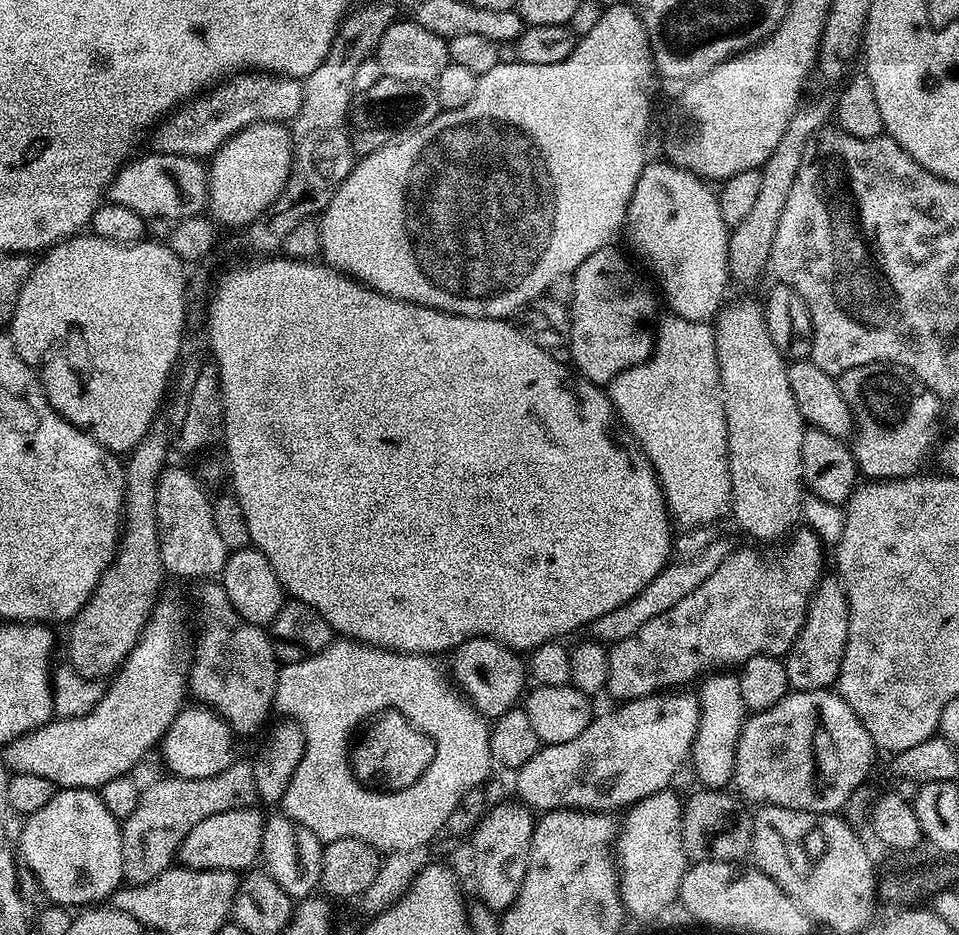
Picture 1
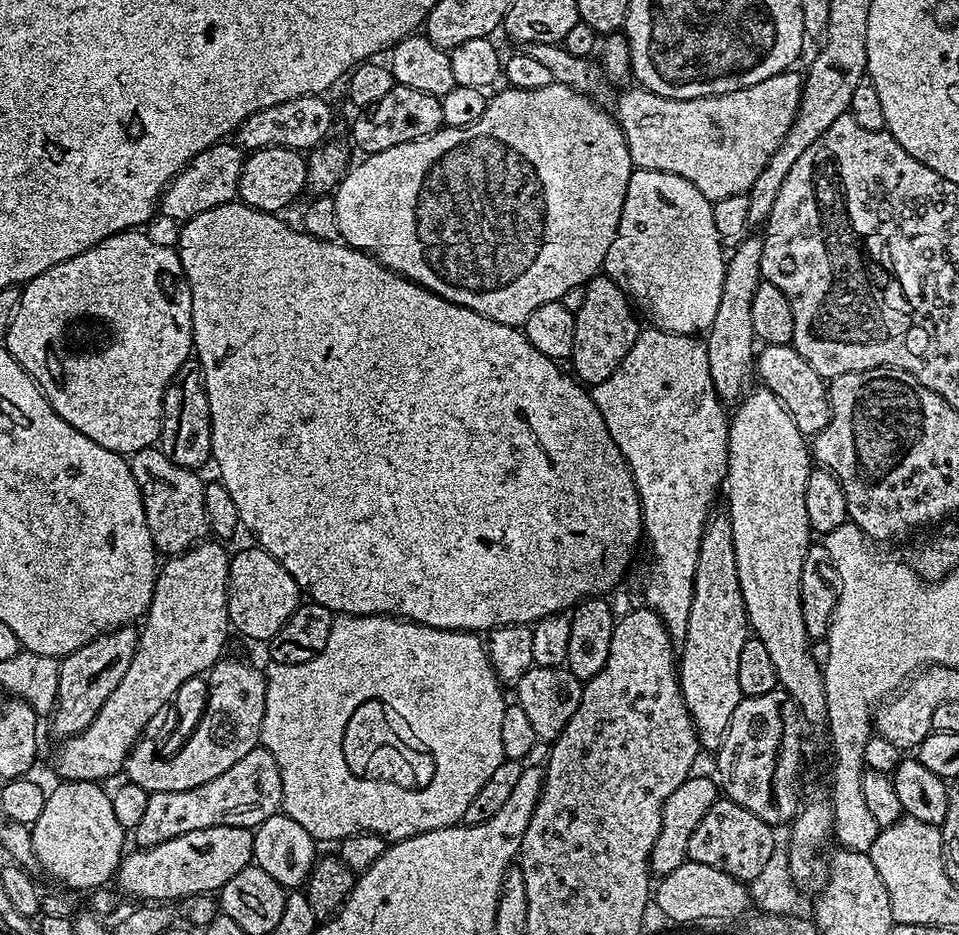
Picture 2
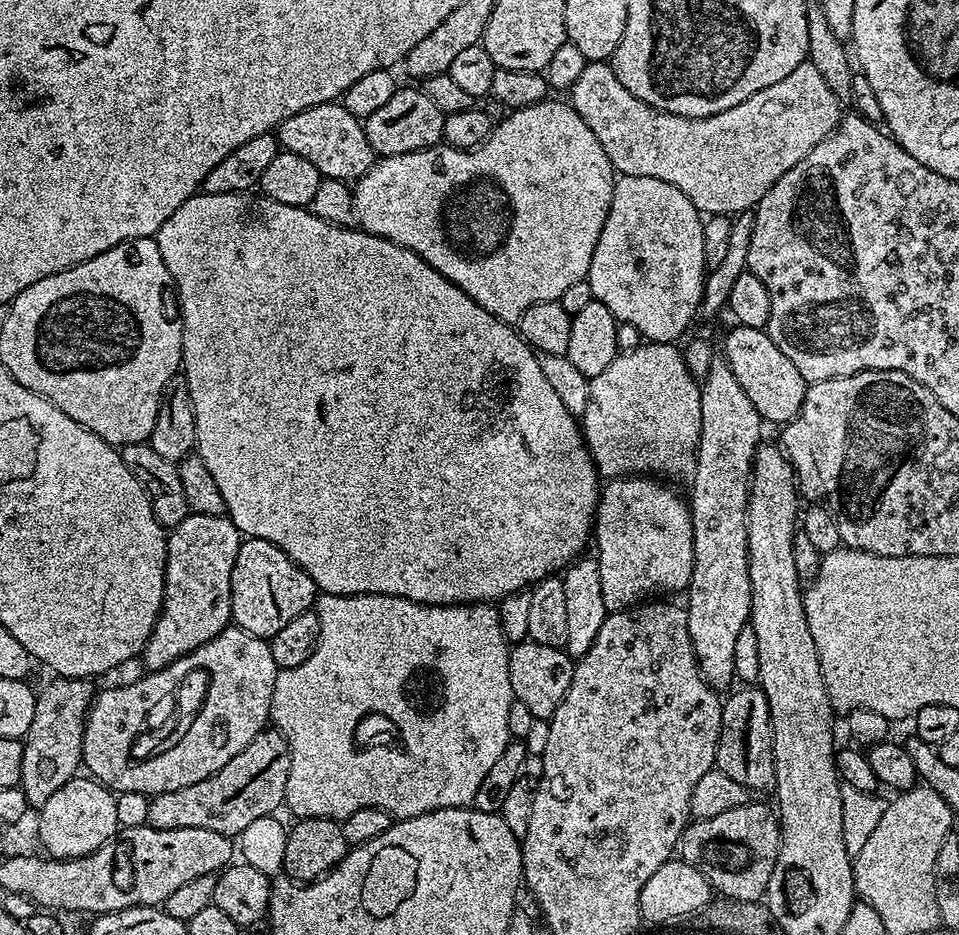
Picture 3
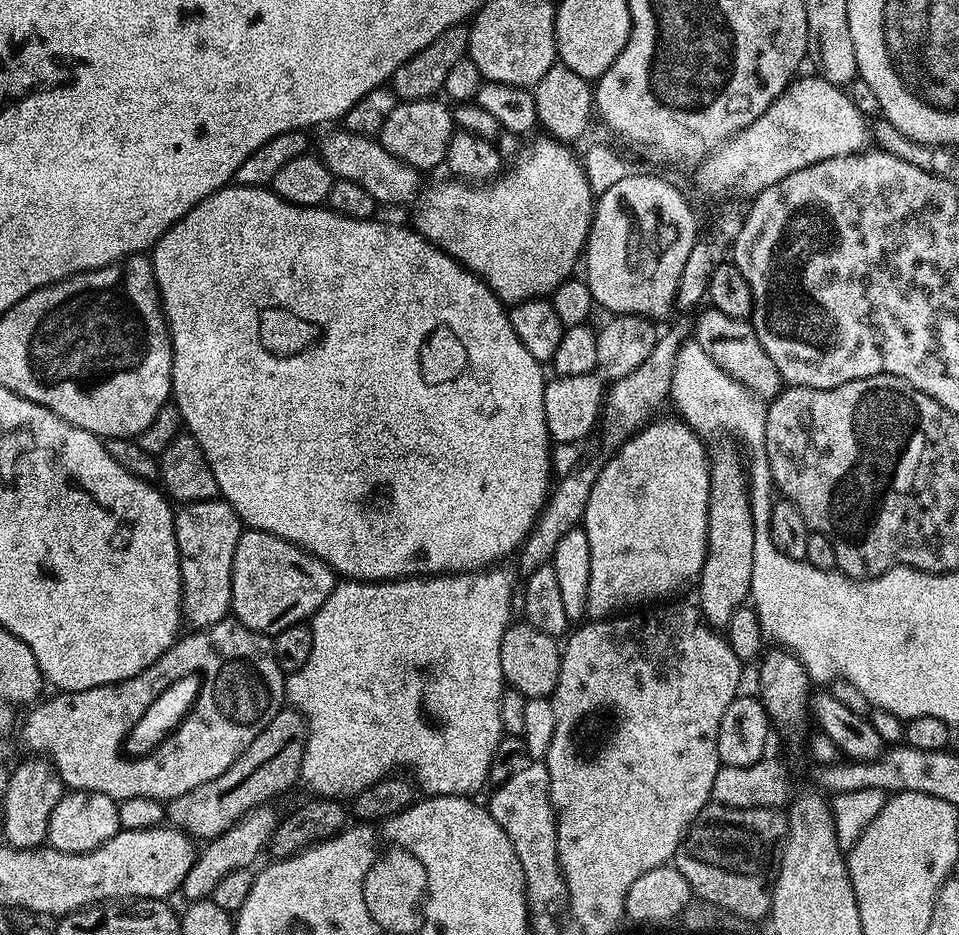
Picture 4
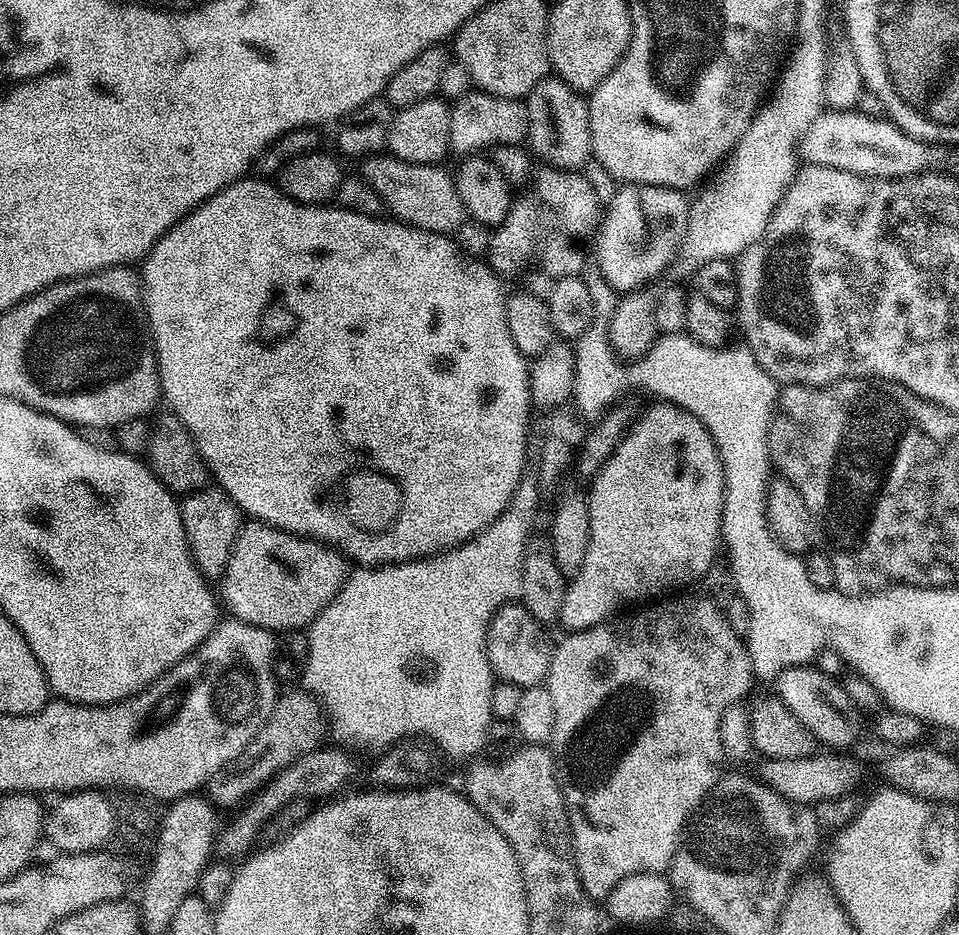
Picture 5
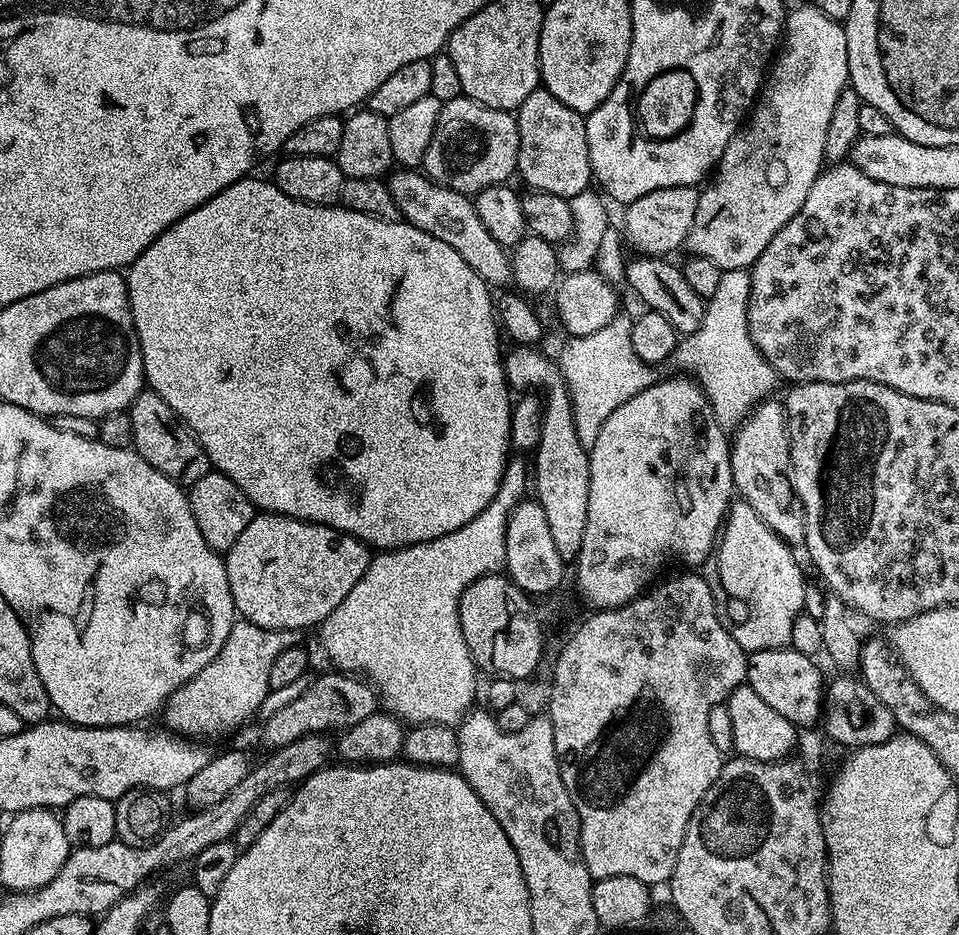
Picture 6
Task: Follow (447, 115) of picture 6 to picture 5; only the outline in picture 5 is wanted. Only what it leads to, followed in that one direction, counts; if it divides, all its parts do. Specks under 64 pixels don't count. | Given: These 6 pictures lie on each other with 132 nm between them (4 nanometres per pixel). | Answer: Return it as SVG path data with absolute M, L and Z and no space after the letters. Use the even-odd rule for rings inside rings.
M469 90L451 105L450 148L453 153L480 154L498 144L520 144L527 134L528 109L519 99L511 100L491 96L488 92Z

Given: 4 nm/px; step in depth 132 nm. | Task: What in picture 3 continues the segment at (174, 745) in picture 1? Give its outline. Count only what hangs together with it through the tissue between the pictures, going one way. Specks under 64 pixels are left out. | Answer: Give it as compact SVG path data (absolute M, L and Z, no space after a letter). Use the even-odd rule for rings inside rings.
M229 626L192 652L196 660L204 660L204 670L209 674L209 690L204 705L194 717L194 727L190 726L182 733L183 739L192 740L196 736L196 756L175 756L164 750L146 761L140 761L140 768L120 768L120 740L116 740L116 724L100 720L100 724L92 728L92 724L85 720L83 767L89 768L87 771L92 774L100 771L100 783L111 788L113 793L141 792L151 798L166 790L194 786L194 782L202 782L202 778L210 778L210 774L222 770L234 754L246 750L252 739L265 731L270 720L278 671L268 640L250 634L245 628ZM108 744L112 744L112 752L108 752Z

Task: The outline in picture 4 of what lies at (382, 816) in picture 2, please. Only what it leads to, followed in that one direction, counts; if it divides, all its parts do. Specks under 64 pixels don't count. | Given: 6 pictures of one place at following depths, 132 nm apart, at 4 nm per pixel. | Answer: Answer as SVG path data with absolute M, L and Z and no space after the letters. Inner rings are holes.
M489 566L483 570L475 572L458 572L455 574L445 574L442 576L422 576L419 578L405 578L403 580L386 580L383 582L373 582L371 580L350 580L345 579L343 582L337 583L336 589L330 594L330 598L326 598L326 602L322 602L322 606L317 610L315 616L311 617L310 627L312 637L314 638L314 650L310 650L310 658L306 662L306 666L302 666L302 670L298 670L294 674L290 674L284 681L284 694L287 703L295 708L297 712L302 714L304 725L308 728L308 737L306 738L306 750L302 754L302 766L300 767L299 783L305 784L312 794L317 797L333 797L333 798L351 798L362 790L366 790L366 786L374 786L374 782L378 782L383 776L391 776L397 770L404 770L409 764L416 771L414 775L414 783L421 793L428 796L467 796L471 797L472 792L476 792L480 787L488 784L488 771L490 770L490 758L494 758L494 750L498 750L498 742L501 736L505 735L502 726L502 718L498 714L498 702L502 698L506 687L504 675L502 674L502 658L500 651L502 650L502 634L506 634L508 625L513 623L512 616L512 591L517 591L518 576L515 571L512 572L508 568L500 568L504 566Z

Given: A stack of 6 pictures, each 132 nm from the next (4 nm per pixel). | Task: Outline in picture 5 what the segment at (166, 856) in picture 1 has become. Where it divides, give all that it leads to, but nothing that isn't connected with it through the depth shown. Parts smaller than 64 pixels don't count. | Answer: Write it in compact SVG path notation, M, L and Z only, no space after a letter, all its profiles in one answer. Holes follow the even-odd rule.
M297 690L289 696L281 695L272 708L272 717L260 727L260 732L252 739L247 755L231 770L208 781L206 785L208 799L220 810L232 807L235 809L243 805L273 776L278 775L286 766L290 766L290 762L302 758L302 754L310 754L321 747L323 740L320 739L323 736L326 736L326 713L320 707L320 701L311 692Z

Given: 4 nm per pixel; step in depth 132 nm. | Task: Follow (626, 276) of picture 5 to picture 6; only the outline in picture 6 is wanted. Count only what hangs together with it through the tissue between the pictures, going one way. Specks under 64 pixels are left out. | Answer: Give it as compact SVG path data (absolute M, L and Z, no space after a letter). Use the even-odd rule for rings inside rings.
M687 184L686 186L674 186L654 190L642 198L638 198L633 204L623 209L622 231L627 243L637 249L637 253L646 256L667 257L676 247L683 245L688 238L688 232L692 229L694 214L698 210L698 198L701 189Z

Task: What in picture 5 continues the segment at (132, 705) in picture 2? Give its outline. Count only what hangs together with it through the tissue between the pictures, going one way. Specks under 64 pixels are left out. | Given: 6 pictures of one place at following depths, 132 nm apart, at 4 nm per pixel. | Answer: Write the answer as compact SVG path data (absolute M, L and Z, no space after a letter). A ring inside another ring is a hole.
M219 486L199 488L196 492L187 493L179 501L182 514L182 526L186 530L188 545L192 551L194 562L204 579L216 582L221 579L230 562L230 554L234 542L238 538L242 527L242 513L240 507Z

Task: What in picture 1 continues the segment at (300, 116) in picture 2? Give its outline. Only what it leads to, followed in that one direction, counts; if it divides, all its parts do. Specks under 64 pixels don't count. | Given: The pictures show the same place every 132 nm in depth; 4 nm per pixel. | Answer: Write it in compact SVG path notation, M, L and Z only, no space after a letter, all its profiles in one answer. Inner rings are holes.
M241 70L187 99L155 125L155 151L179 156L211 158L234 134L251 124L274 122L287 125L296 119L304 102L299 79L263 70Z

